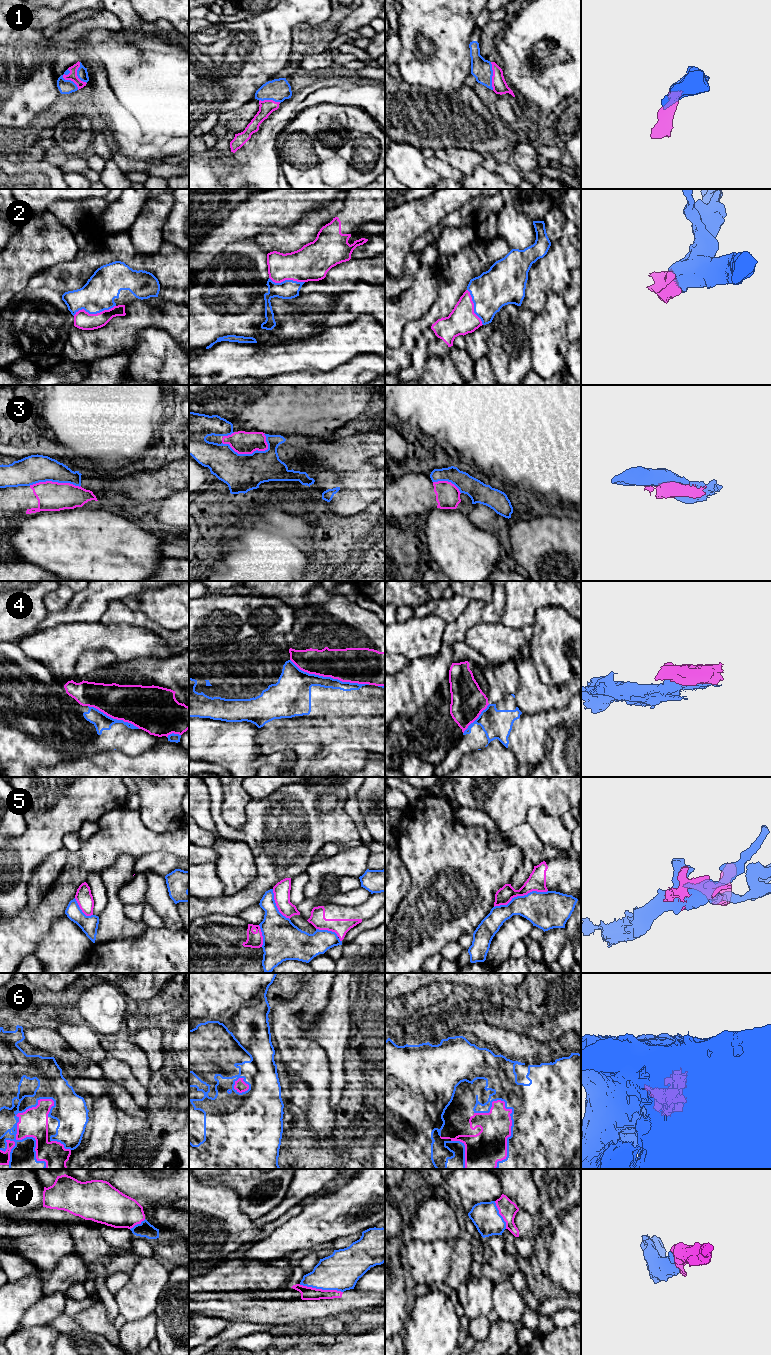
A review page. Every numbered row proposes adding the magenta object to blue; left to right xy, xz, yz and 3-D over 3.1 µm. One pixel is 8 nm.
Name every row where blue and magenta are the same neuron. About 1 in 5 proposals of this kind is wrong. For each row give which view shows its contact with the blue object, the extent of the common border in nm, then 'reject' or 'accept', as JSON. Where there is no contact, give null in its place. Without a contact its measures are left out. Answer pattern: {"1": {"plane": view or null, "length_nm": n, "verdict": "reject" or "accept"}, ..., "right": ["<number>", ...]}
{"1": {"plane": "xy", "length_nm": 190, "verdict": "accept"}, "2": {"plane": "xy", "length_nm": 360, "verdict": "accept"}, "3": {"plane": "xz", "length_nm": 380, "verdict": "reject"}, "4": {"plane": "xz", "length_nm": 650, "verdict": "reject"}, "5": {"plane": "yz", "length_nm": 460, "verdict": "reject"}, "6": {"plane": "xy", "length_nm": 550, "verdict": "accept"}, "7": {"plane": "xz", "length_nm": 360, "verdict": "accept"}, "right": ["1", "2", "6", "7"]}

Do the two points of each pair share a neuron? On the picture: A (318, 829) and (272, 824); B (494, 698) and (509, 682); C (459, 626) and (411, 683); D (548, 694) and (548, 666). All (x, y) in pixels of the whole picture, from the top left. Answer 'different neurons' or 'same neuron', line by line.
A: same neuron
B: same neuron
C: same neuron
D: different neurons

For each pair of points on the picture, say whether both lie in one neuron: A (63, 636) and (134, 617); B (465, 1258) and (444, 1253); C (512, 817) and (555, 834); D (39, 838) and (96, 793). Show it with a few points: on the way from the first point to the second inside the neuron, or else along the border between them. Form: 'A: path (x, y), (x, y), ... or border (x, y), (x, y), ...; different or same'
A: border (99, 621), (104, 624), (130, 624); different
B: border (452, 1242), (452, 1259), (450, 1271), (446, 1278); different
C: border (548, 814), (539, 807), (531, 807), (525, 821); different
D: path (53, 824), (77, 800), (82, 798); same

